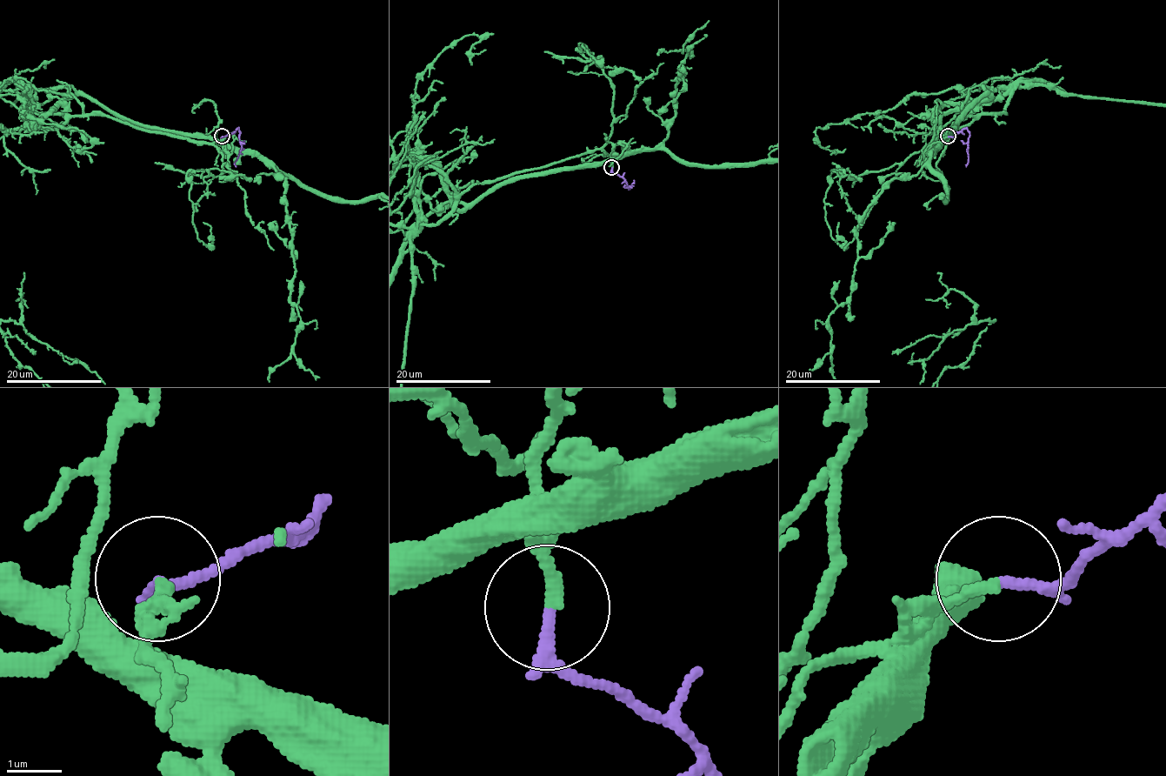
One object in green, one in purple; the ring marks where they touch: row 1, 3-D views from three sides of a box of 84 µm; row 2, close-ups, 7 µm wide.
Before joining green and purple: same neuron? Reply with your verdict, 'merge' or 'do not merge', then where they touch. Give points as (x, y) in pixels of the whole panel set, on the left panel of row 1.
merge; place (222, 136)

